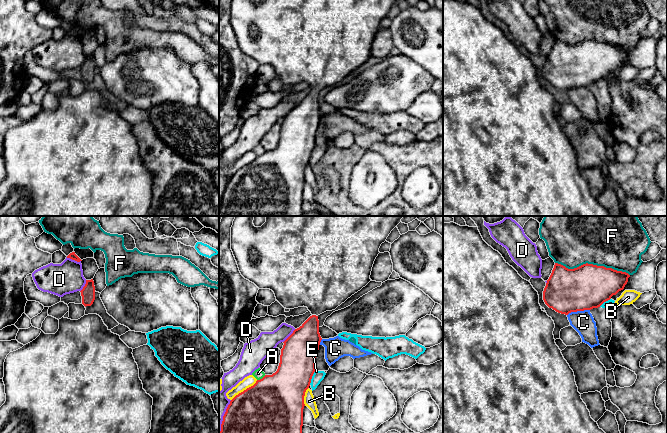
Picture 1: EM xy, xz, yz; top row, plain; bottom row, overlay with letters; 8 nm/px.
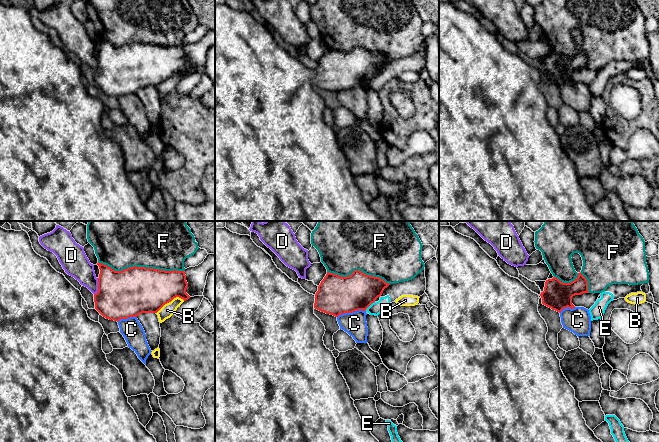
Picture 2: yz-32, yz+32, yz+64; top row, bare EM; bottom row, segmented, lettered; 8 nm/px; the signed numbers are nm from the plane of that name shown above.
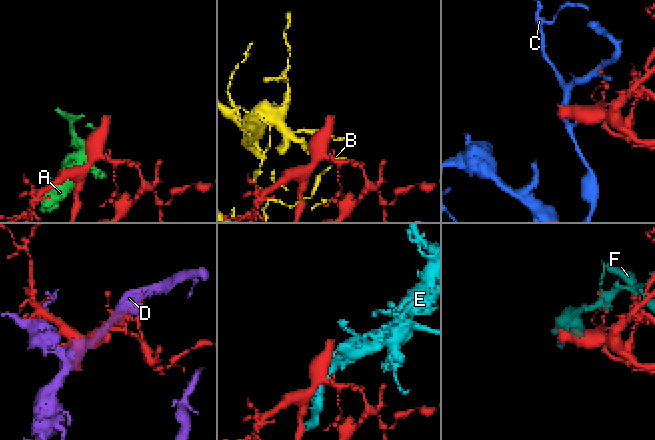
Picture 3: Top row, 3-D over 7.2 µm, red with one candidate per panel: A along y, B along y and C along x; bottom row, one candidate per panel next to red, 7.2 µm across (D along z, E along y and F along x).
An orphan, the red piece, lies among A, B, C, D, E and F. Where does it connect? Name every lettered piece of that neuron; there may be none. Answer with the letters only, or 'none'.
none

